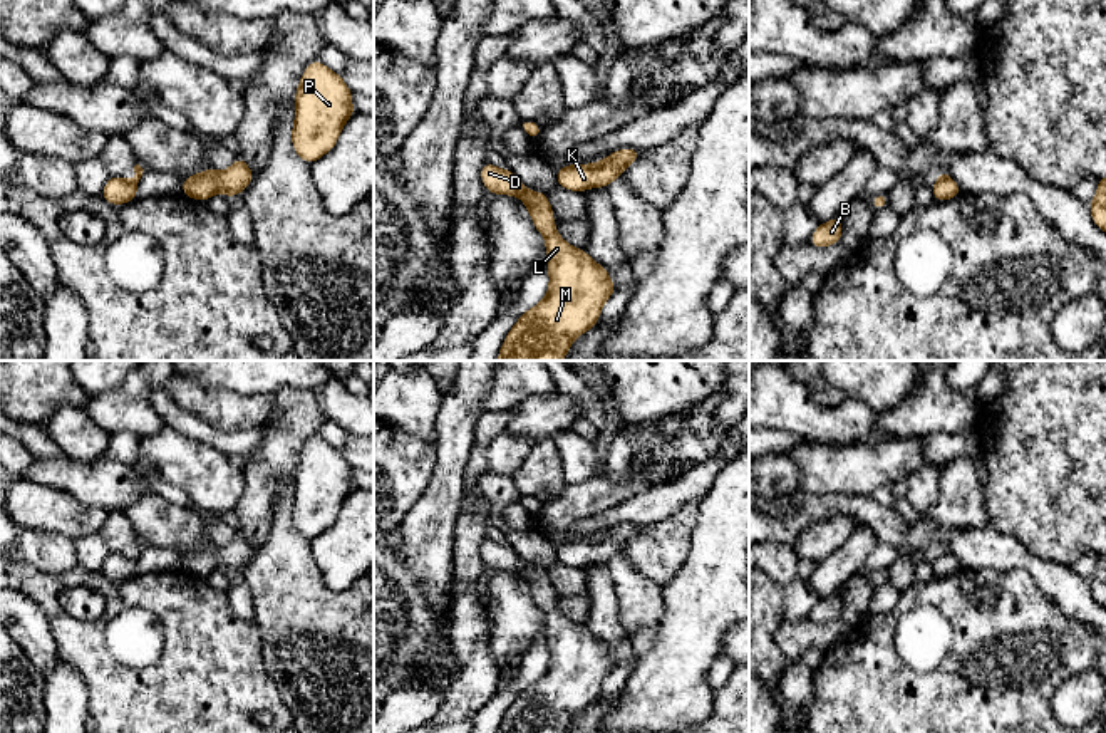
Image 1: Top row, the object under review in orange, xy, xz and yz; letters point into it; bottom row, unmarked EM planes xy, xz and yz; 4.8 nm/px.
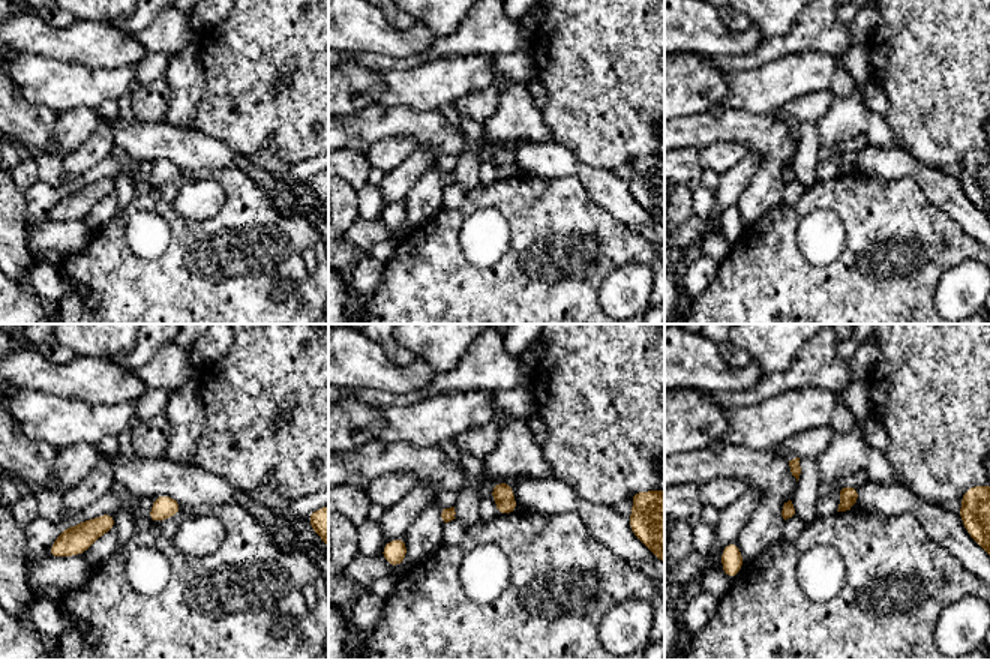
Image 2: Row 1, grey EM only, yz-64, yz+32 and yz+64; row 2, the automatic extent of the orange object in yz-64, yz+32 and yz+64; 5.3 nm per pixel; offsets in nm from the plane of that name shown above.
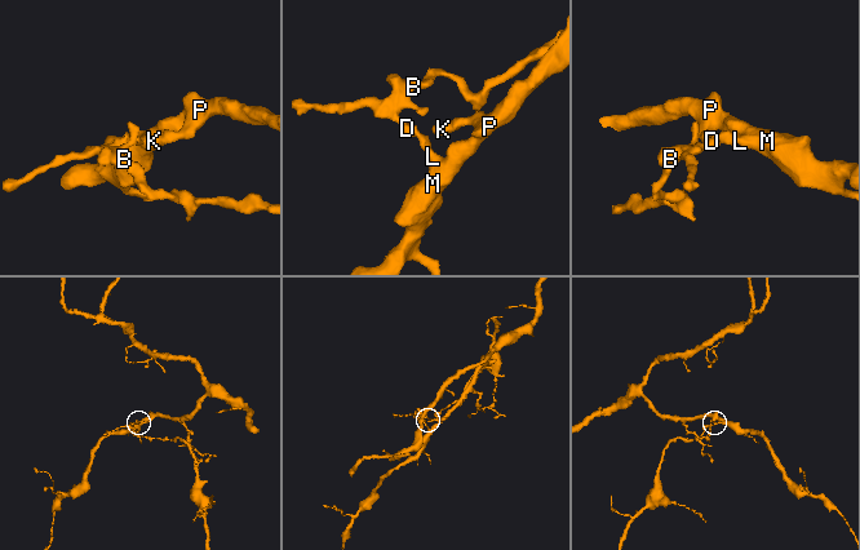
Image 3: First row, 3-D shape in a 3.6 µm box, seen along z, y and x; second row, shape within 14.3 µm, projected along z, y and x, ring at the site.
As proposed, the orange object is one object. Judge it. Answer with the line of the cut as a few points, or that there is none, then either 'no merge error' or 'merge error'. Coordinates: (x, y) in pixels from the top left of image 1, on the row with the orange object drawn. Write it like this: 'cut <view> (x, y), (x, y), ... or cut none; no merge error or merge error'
cut xz (525, 188), (516, 195); merge error

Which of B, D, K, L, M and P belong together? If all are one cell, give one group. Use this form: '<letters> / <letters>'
B D / K L M P

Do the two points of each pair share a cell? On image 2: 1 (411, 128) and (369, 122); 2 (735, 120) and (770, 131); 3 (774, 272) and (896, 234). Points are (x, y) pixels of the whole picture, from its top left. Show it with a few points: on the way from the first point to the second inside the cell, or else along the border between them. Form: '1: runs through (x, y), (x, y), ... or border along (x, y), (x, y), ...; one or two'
1: runs through (401, 122), (380, 122); one
2: runs through (744, 128), (761, 131); one
3: runs through (804, 275), (851, 275), (866, 260); one

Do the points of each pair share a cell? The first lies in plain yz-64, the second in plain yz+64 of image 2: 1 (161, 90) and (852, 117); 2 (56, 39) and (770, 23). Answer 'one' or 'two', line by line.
1: two
2: two

